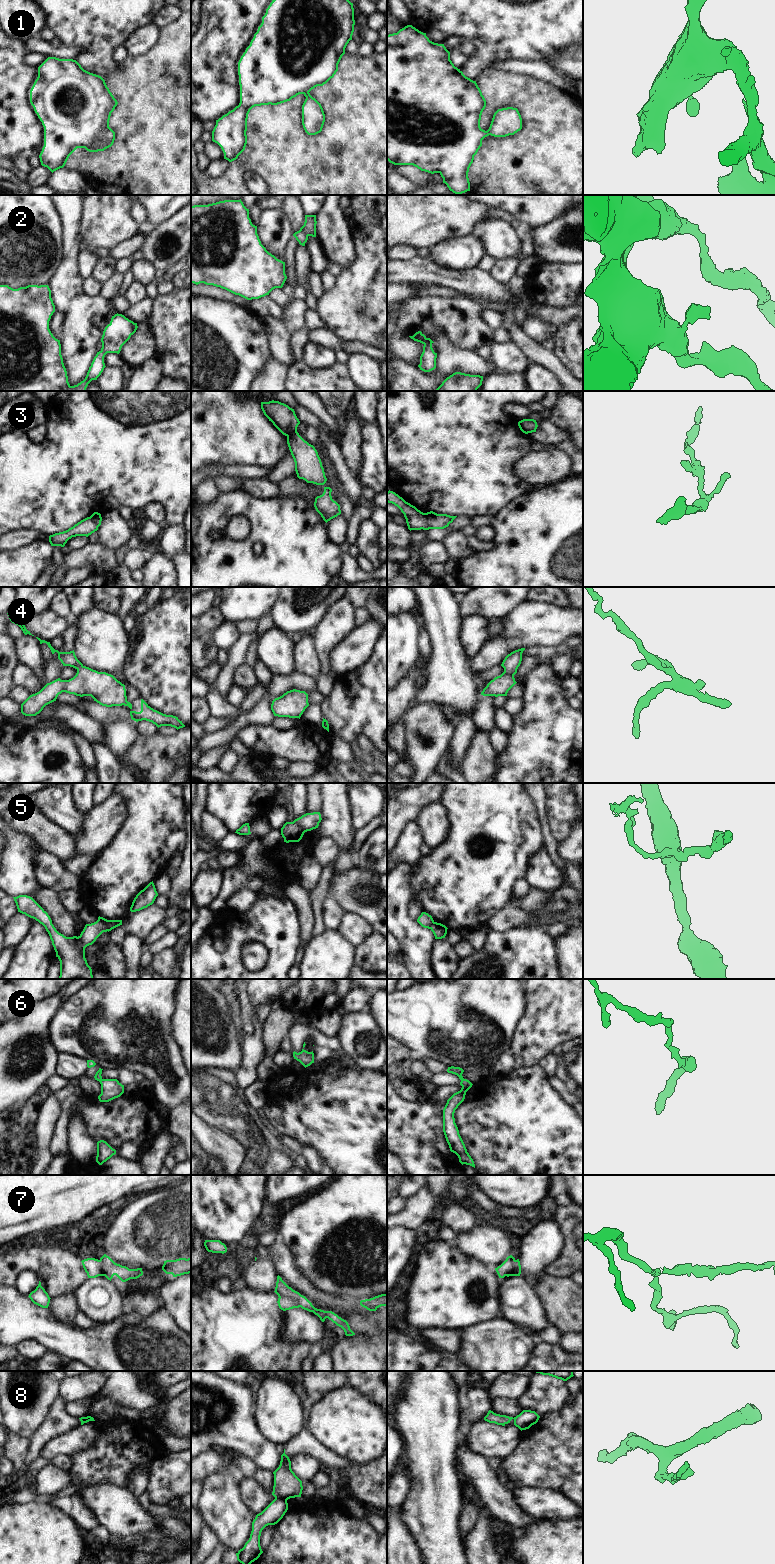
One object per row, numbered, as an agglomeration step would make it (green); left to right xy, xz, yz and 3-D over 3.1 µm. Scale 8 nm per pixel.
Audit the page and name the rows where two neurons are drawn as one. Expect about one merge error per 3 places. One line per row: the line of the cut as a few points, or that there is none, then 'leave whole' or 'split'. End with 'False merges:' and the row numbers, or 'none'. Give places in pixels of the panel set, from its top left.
1: no cut | leave whole
2: no cut | leave whole
3: yz (428, 512), (428, 526), (430, 528) | split
4: no cut | leave whole
5: xy (98, 919), (108, 930) | split
6: no cut | leave whole
7: no cut | leave whole
8: xz (275, 1497), (281, 1497), (286, 1500) | split
False merges: 3, 5, 8

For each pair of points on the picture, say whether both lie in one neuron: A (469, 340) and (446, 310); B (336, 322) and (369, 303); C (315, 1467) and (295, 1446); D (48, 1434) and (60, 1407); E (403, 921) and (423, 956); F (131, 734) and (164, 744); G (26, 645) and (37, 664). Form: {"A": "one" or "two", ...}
{"A": "one", "B": "one", "C": "two", "D": "one", "E": "one", "F": "two", "G": "one"}

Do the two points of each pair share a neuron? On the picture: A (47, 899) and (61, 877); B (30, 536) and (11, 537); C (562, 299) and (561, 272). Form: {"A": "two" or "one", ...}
{"A": "two", "B": "one", "C": "one"}

